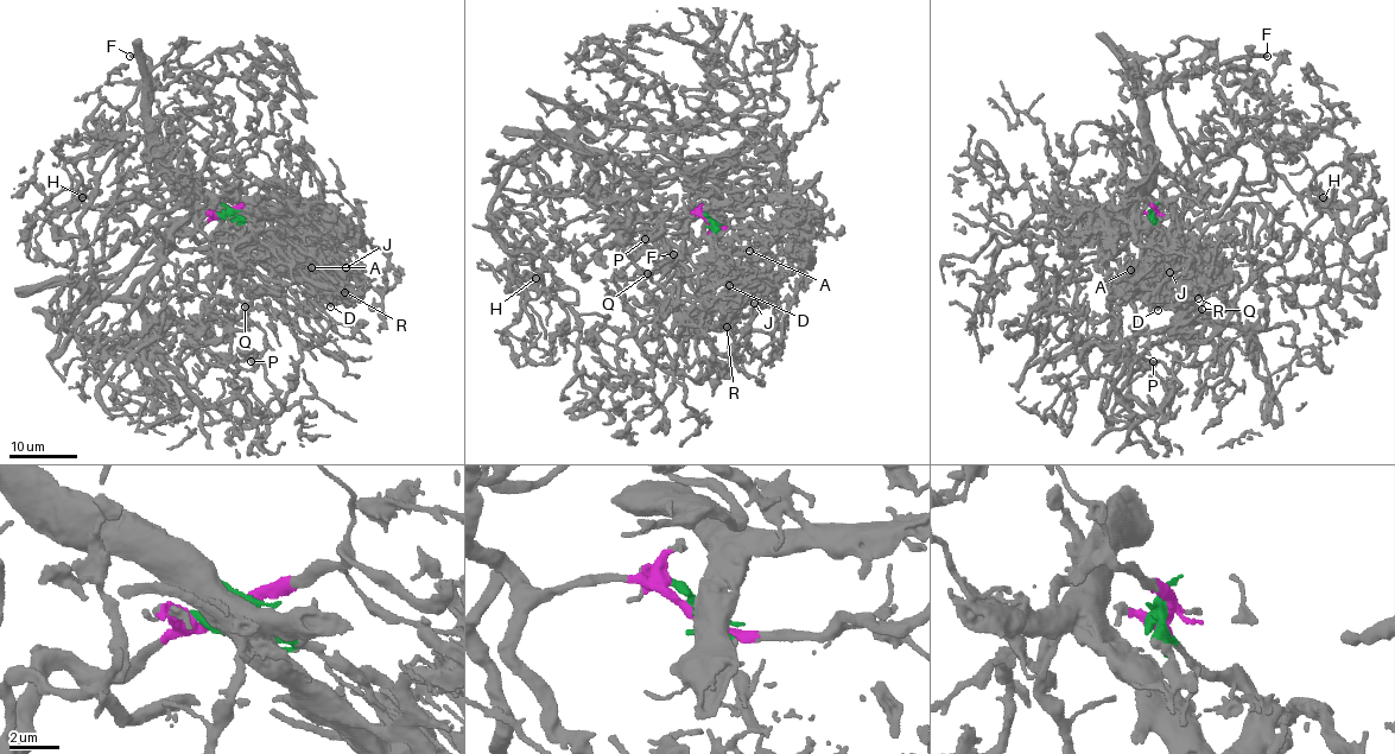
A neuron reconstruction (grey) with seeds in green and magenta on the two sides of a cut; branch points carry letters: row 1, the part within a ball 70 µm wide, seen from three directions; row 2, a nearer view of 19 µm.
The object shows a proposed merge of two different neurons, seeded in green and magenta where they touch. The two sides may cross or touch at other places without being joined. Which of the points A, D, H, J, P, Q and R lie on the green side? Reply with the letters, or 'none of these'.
A, D, J, R

